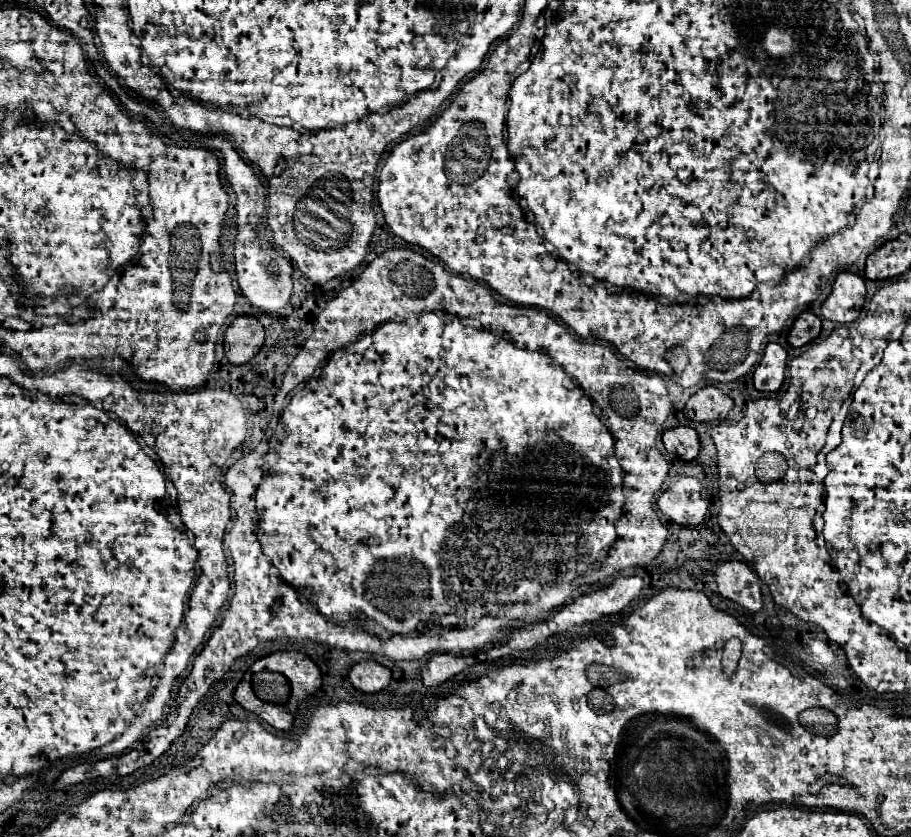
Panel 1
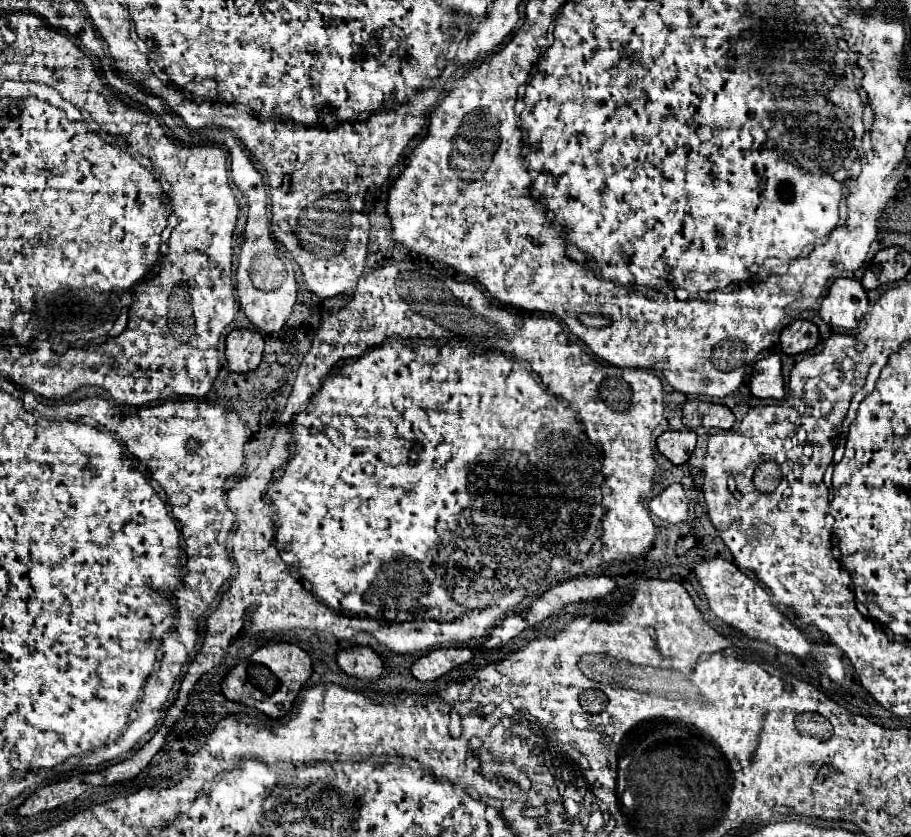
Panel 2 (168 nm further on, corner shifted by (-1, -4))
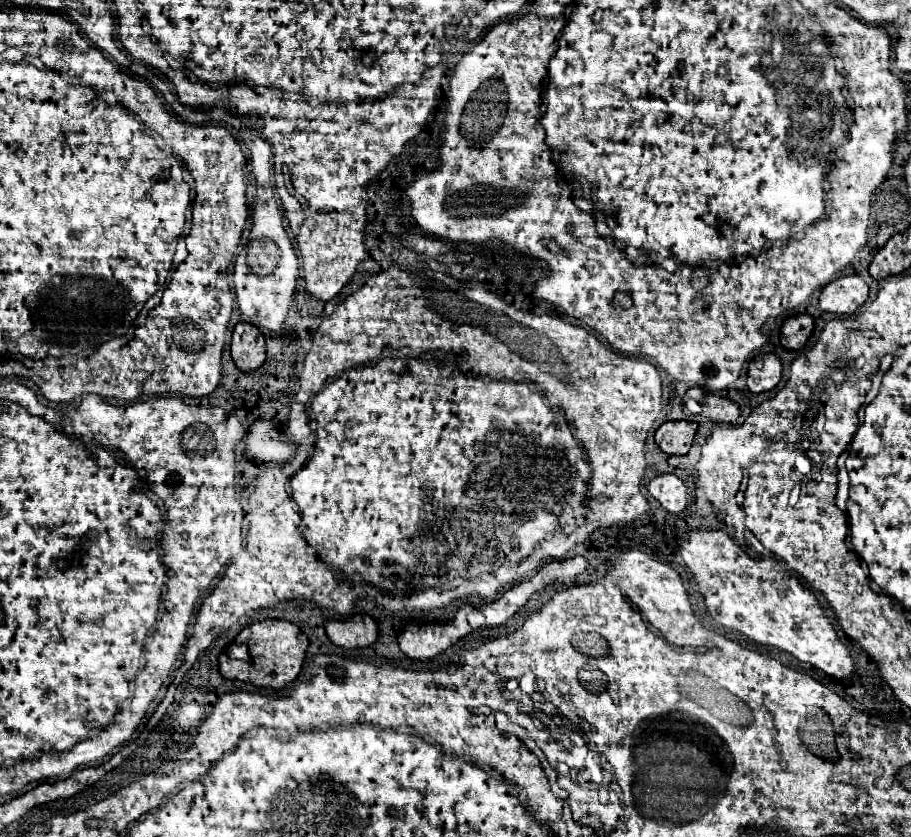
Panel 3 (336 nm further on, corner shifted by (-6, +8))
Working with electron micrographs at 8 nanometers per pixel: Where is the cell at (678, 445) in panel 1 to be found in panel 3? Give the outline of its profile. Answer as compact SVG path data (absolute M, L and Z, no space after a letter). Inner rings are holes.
M667 421L655 431L655 443L667 455L685 455L697 431L695 421Z

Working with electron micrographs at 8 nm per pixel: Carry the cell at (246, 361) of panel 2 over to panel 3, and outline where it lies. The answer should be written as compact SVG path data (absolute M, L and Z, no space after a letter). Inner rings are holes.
M239 323L233 331L231 341L231 357L239 371L251 373L259 369L265 361L265 337L255 325Z

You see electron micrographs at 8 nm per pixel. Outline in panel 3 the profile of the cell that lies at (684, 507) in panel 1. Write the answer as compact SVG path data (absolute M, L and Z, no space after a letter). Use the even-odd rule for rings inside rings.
M673 473L653 477L647 483L647 491L669 513L681 513L687 507L687 487Z

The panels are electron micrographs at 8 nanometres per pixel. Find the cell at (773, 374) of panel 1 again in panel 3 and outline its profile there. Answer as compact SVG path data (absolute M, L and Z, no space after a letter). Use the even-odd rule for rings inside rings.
M775 353L757 355L749 363L747 371L747 387L751 393L763 393L777 387L781 381L781 361Z

